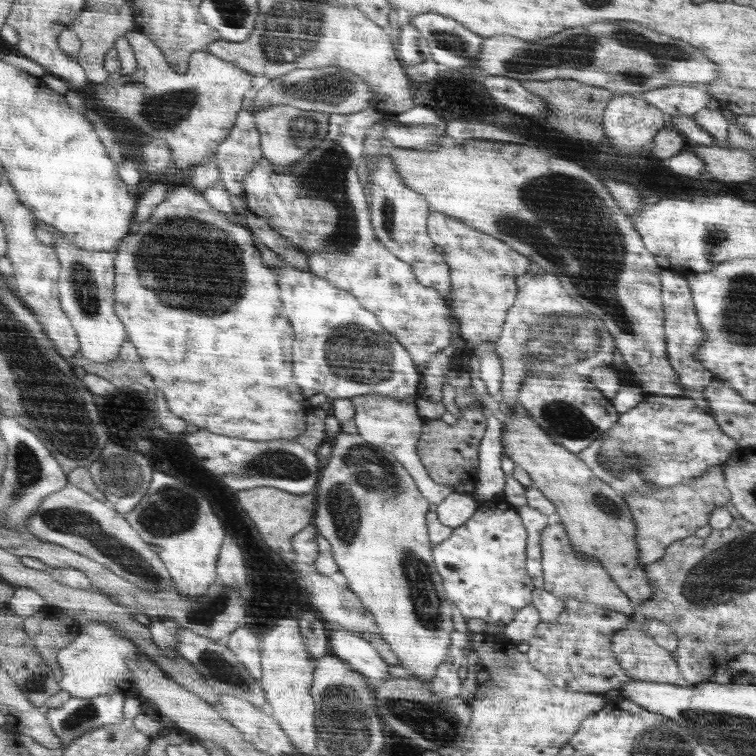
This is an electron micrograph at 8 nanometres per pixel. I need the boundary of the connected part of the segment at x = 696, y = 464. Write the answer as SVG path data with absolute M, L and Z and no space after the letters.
M646 394L633 409L620 413L610 430L577 456L614 490L631 494L653 492L652 487L645 487L647 480L657 488L691 482L709 468L726 463L736 450L736 440L726 436L715 418L695 400Z

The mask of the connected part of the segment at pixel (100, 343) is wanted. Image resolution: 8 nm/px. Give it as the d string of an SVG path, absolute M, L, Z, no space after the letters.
M60 236L55 238L55 248L63 266L59 280L61 302L77 329L82 346L80 354L100 364L114 362L122 342L126 340L124 326L114 314L116 306L112 292L116 282L115 253L84 250Z

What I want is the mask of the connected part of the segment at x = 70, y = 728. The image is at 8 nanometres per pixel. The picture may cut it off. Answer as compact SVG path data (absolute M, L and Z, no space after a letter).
M122 693L92 698L72 697L62 708L45 707L44 710L68 748L81 734L125 720L122 713L125 698Z

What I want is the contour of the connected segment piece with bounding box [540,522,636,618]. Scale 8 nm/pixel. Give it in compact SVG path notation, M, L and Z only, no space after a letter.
M555 523L543 530L541 537L541 565L543 568L543 587L558 598L575 598L580 602L592 603L604 608L610 608L616 612L622 612L630 618L636 617L636 606L632 604L629 596L617 590L614 580L605 571L597 558L589 556L577 556L574 546L569 544L569 535L565 531L564 524Z

